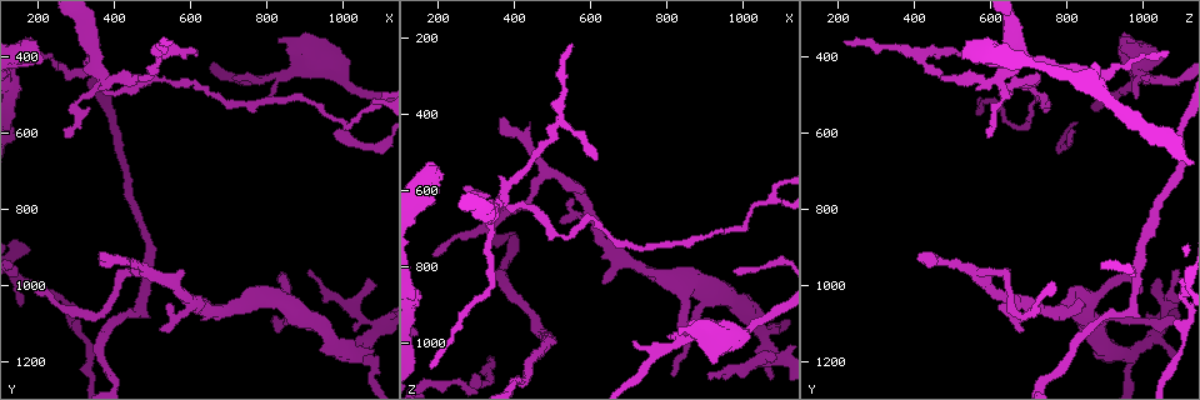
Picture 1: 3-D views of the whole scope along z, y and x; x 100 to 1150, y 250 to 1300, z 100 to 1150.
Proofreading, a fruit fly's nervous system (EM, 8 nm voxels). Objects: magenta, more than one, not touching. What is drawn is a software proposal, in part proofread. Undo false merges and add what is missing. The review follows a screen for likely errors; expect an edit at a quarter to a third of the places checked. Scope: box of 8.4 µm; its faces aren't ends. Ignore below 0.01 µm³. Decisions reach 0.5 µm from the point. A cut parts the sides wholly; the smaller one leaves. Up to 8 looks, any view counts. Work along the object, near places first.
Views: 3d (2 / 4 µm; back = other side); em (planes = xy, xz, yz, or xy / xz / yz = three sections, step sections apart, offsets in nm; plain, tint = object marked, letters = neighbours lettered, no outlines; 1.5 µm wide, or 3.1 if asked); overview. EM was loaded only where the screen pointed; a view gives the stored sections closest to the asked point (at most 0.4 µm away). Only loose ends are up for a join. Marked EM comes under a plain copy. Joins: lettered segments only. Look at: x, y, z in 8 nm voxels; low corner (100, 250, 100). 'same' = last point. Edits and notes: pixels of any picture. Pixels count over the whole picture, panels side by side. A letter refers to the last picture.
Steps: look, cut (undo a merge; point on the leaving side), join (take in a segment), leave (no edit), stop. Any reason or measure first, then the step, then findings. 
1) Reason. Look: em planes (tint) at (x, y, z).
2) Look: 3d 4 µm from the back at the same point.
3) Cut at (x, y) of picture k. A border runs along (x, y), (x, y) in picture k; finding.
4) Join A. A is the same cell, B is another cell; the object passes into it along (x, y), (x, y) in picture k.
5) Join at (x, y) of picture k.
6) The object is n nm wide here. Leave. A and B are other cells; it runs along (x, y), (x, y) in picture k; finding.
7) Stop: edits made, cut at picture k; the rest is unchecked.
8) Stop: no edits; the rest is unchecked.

An open end. Look: 3d 2 µm at (830, 355, 980).

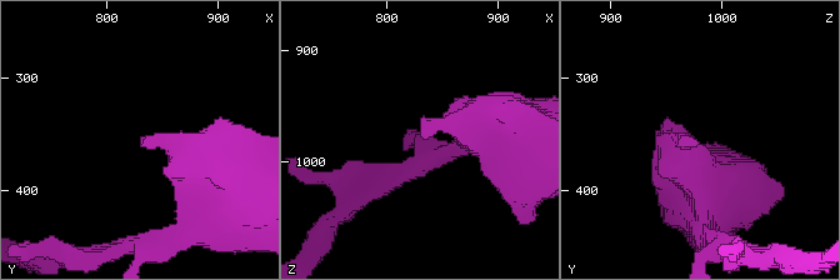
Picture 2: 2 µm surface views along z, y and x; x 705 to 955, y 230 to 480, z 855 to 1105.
Need the tissue. Look: em planes (tint) at (828, 356, 972).

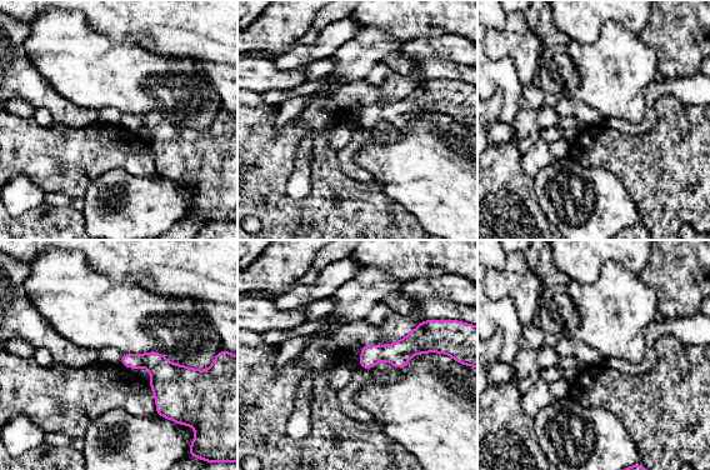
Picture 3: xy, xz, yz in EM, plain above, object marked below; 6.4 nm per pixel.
See the neighbours. Look: em planes (letters) at the same point.

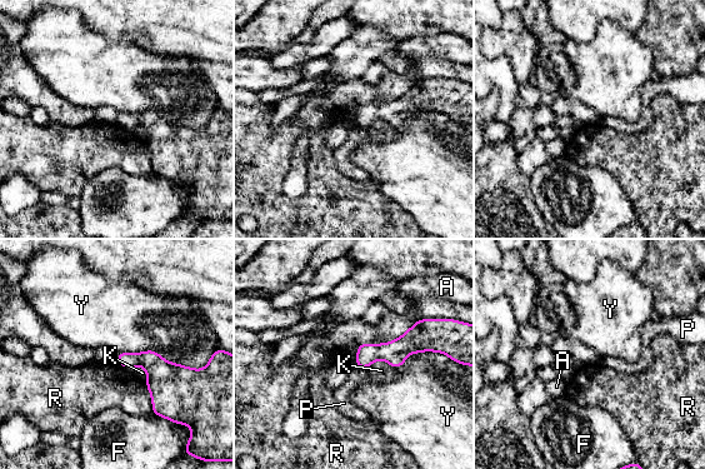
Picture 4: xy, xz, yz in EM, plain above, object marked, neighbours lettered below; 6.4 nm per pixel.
Leave. A, F, K, P, R and Y are other cells; none of them fits.

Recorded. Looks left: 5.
Thick end. Look: em planes (letters) at (200, 355, 545).

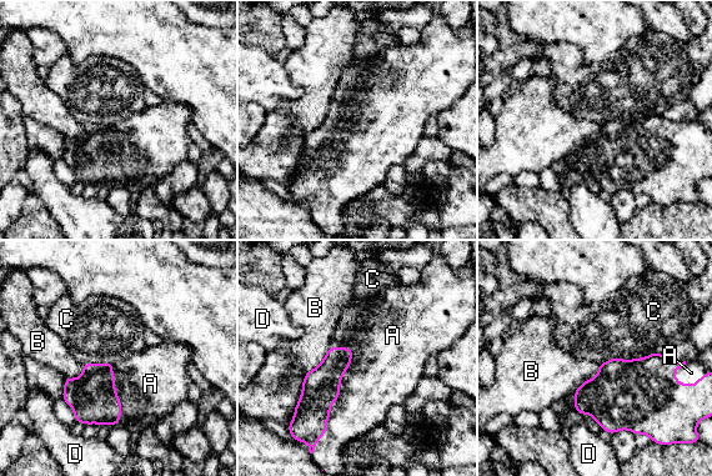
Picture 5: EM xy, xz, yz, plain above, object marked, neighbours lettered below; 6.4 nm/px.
The longest contact is with A, 600 nm. Join A. A is the same cell, B, C and D are other cells; the object passes into it along (321, 386), (339, 392), (375, 381) in picture 5; the neuron continues.

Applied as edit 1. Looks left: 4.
Free end. Look: 3d 2 µm from the back at (370, 935, 410).

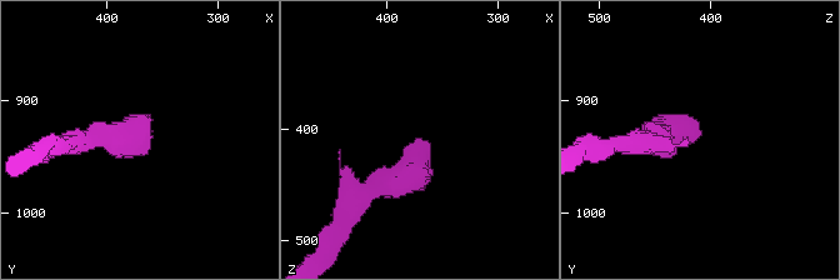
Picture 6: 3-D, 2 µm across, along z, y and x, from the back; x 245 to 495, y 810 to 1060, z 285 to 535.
Shape alone is not enough. Look: em xy step 4 (letters) at (366, 930, 408).

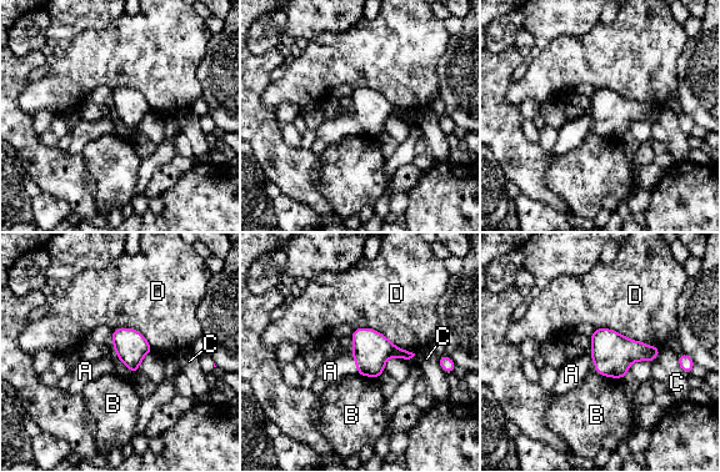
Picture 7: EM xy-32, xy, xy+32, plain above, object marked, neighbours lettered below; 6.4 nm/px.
Join A. A is the same cell, B, C and D are other cells; the object passes into it along (370, 349), (355, 361), (330, 371) in picture 7; the neuron continues.

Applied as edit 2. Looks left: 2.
Stop: edits made, join at picture 5, join at picture 7; the rest is unchecked.

